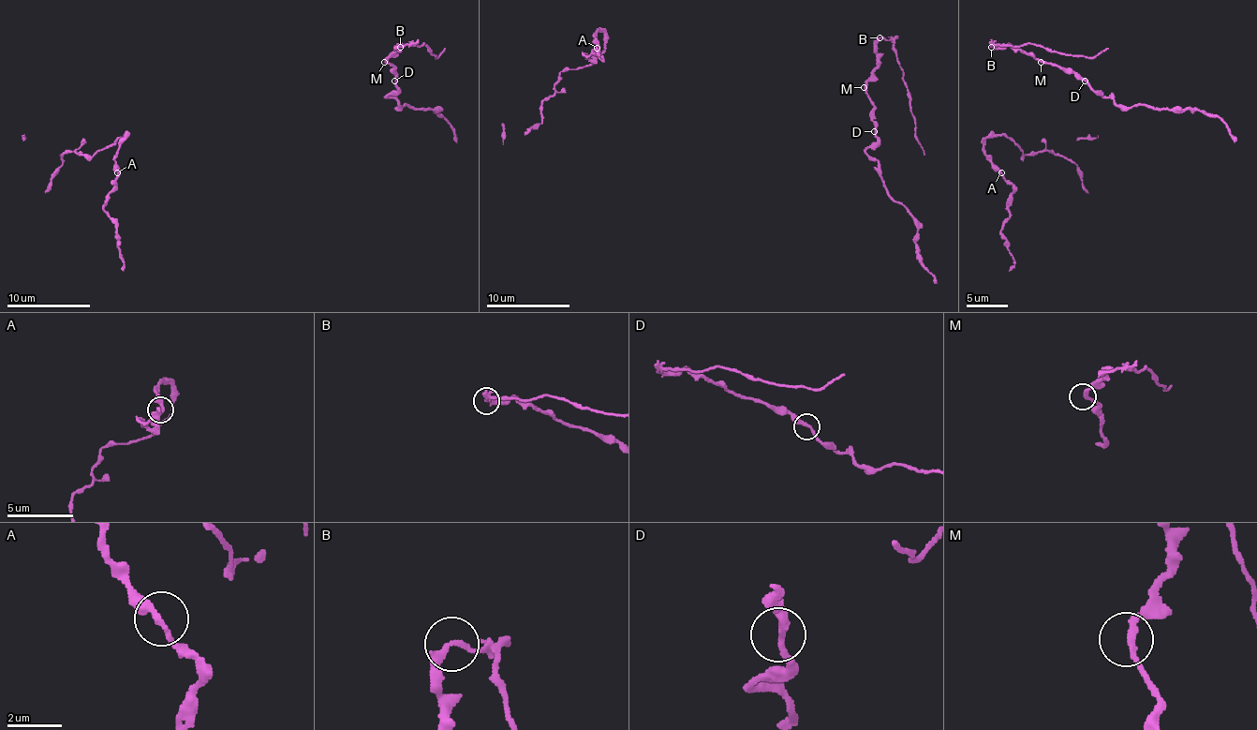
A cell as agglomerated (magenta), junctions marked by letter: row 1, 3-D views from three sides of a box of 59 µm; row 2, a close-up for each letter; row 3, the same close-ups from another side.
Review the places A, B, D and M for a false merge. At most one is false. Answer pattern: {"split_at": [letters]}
{"split_at": ["B"]}

